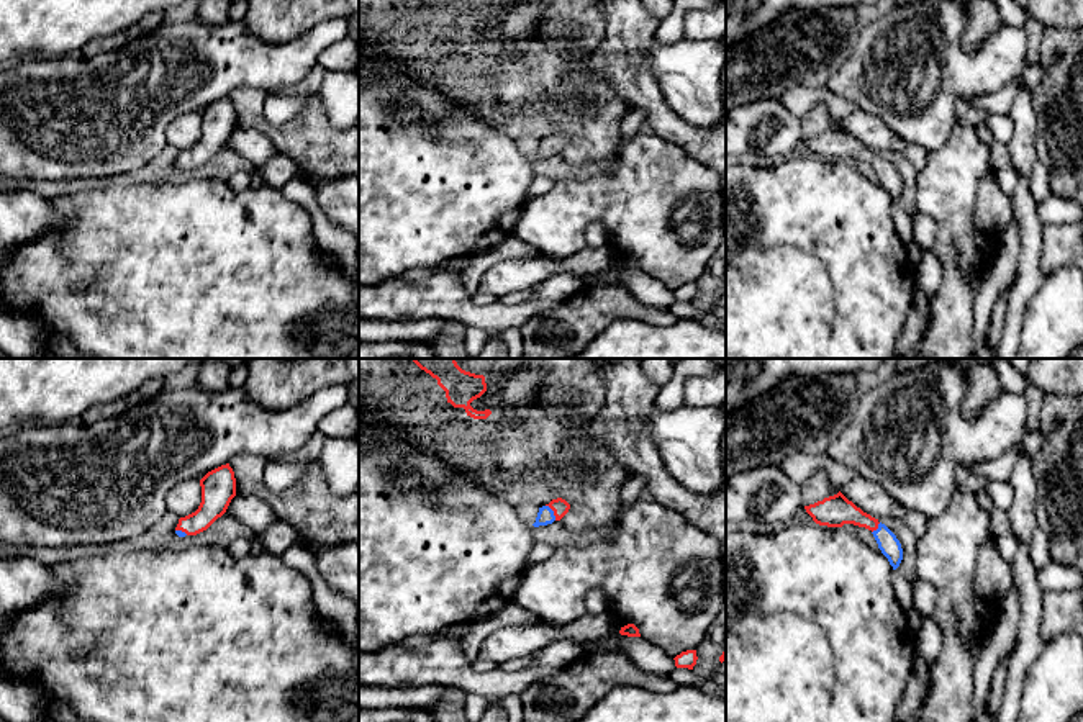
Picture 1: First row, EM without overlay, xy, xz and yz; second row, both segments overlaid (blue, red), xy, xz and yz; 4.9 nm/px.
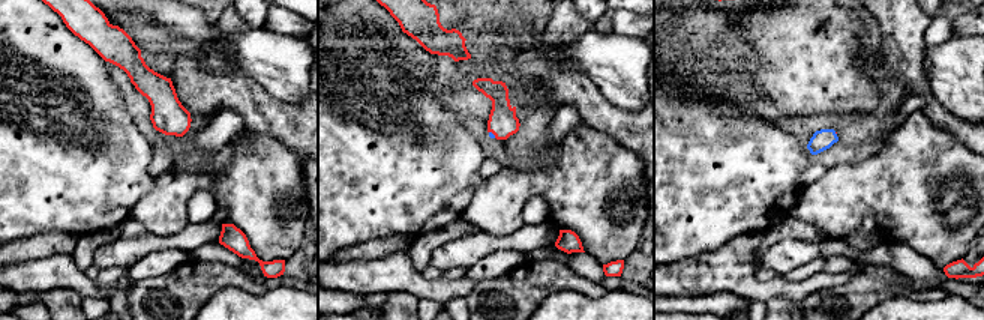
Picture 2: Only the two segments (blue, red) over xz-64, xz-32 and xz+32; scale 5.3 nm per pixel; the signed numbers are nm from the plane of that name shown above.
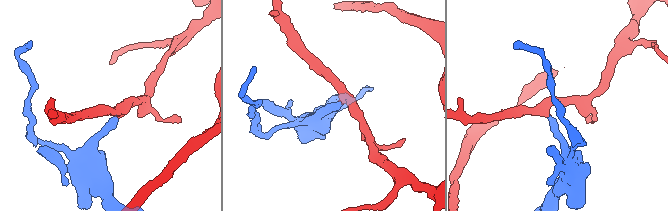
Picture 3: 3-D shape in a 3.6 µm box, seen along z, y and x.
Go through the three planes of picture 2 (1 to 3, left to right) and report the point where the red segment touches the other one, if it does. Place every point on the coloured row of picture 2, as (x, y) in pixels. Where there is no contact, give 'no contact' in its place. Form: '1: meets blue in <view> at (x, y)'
1: no contact
2: meets blue in xz-32 at (492, 134)
3: no contact

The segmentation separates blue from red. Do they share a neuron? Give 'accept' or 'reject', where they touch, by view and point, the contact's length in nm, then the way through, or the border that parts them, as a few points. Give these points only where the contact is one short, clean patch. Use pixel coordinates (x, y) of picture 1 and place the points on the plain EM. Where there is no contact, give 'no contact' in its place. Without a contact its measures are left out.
accept; contact xz (552, 146); length 90 nm; way xz (546, 149), (552, 146), (559, 139)

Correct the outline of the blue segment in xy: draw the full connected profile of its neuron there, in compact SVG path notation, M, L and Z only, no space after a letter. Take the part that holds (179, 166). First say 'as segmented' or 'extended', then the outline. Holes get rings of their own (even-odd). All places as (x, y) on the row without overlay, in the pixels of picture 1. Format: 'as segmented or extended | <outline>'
extended | M229 97L208 105L202 113L202 136L198 142L179 152L175 167L179 170L197 169L221 151L236 129L236 111Z

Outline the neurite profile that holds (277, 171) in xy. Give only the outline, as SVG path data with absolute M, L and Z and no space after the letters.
M277 152L261 167L254 169L264 180L264 185L282 190L292 178L303 178L313 187L319 182L310 180L290 157Z

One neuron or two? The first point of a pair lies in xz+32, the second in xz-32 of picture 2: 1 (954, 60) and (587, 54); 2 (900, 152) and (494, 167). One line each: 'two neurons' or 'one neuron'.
1: one neuron
2: two neurons

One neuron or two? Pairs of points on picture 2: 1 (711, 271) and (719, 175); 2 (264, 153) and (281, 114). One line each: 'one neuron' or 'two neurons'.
1: two neurons
2: two neurons

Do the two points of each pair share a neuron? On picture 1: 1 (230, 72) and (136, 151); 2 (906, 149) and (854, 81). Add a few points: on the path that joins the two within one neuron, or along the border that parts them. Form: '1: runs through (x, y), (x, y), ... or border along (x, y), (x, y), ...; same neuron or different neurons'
1: runs through (205, 87), (192, 94), (156, 126); same neuron
2: border along (860, 112), (879, 117), (900, 138), (926, 153); different neurons

